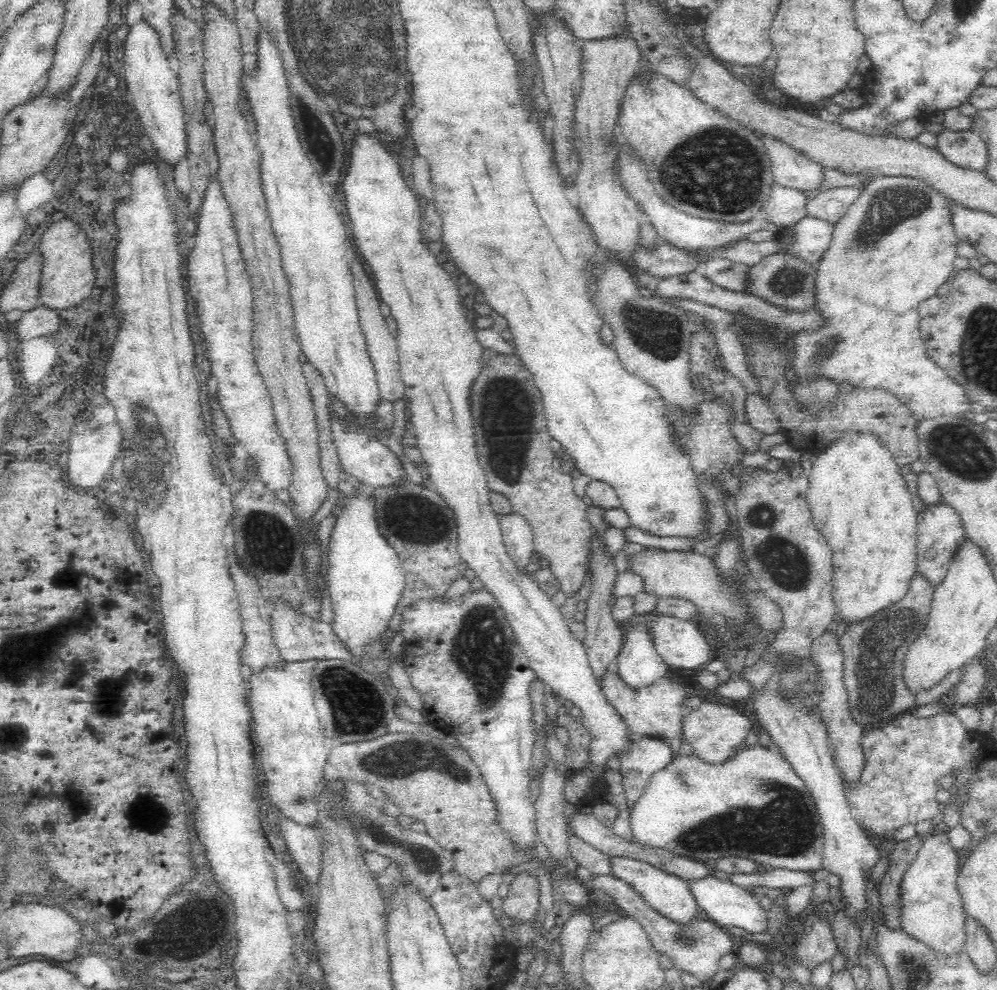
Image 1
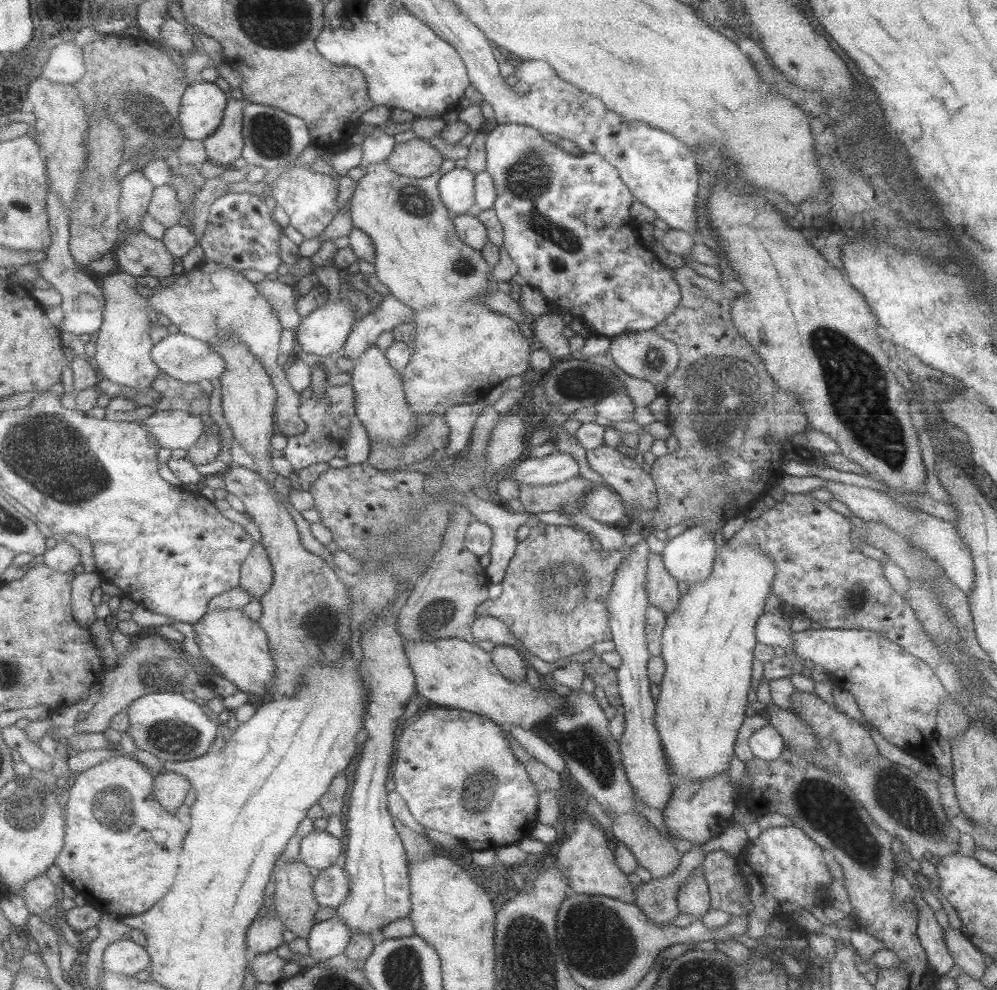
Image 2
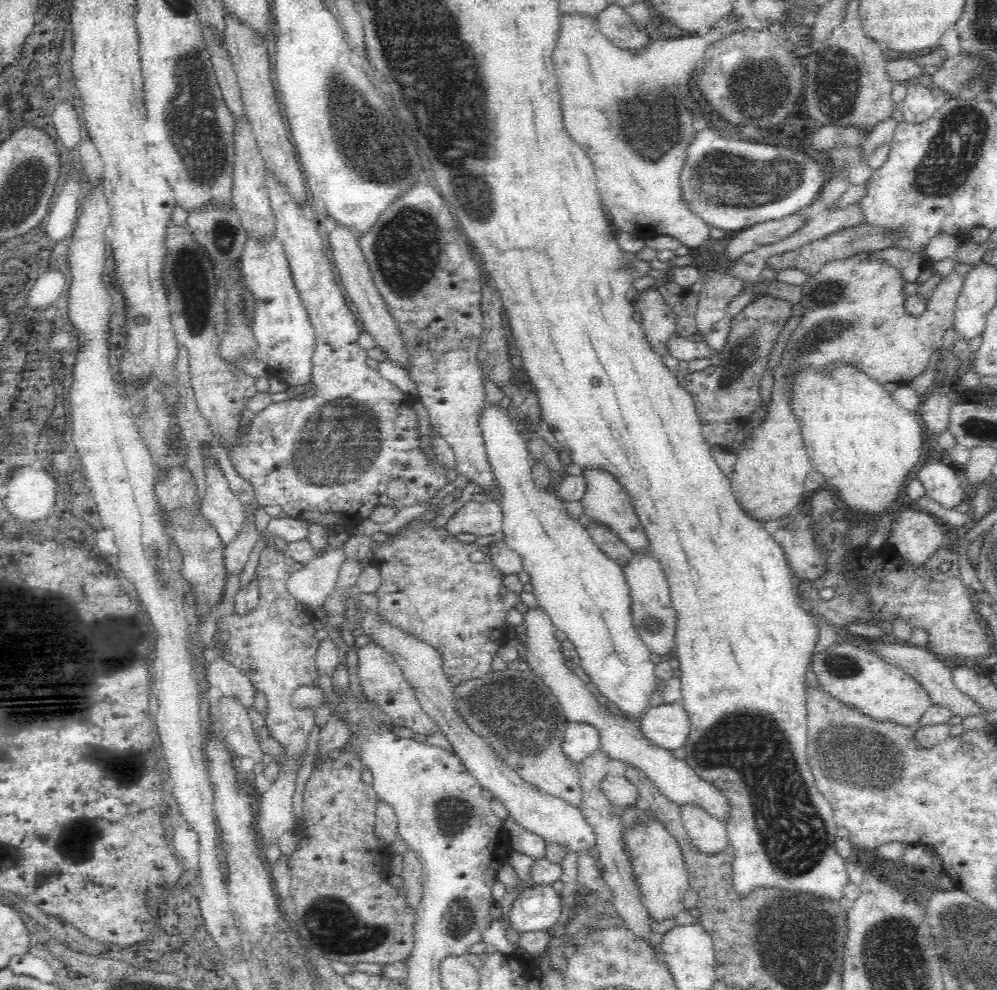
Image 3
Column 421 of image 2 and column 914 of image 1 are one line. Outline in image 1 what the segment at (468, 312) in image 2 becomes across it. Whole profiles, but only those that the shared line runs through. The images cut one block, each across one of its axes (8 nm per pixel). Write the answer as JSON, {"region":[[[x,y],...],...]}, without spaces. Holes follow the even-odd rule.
{"region":[[[881,176],[874,177],[865,188],[861,190],[860,198],[852,204],[852,206],[870,206],[870,208],[849,208],[846,214],[834,223],[833,237],[828,250],[817,264],[817,299],[815,300],[816,307],[823,312],[823,316],[827,318],[827,327],[818,329],[815,333],[804,331],[790,335],[793,349],[793,372],[795,378],[797,376],[829,376],[834,382],[842,387],[855,388],[883,388],[891,392],[902,404],[906,405],[917,418],[934,418],[934,416],[950,416],[962,417],[966,411],[971,409],[971,400],[966,396],[965,390],[961,384],[955,380],[948,378],[942,368],[938,366],[926,353],[921,342],[921,337],[918,335],[918,322],[921,319],[918,315],[918,306],[920,301],[936,296],[936,290],[948,281],[948,278],[954,274],[956,269],[953,267],[956,256],[956,243],[960,240],[954,230],[953,216],[951,212],[952,201],[944,194],[937,192],[934,188],[920,179],[911,179],[905,176]]]}

